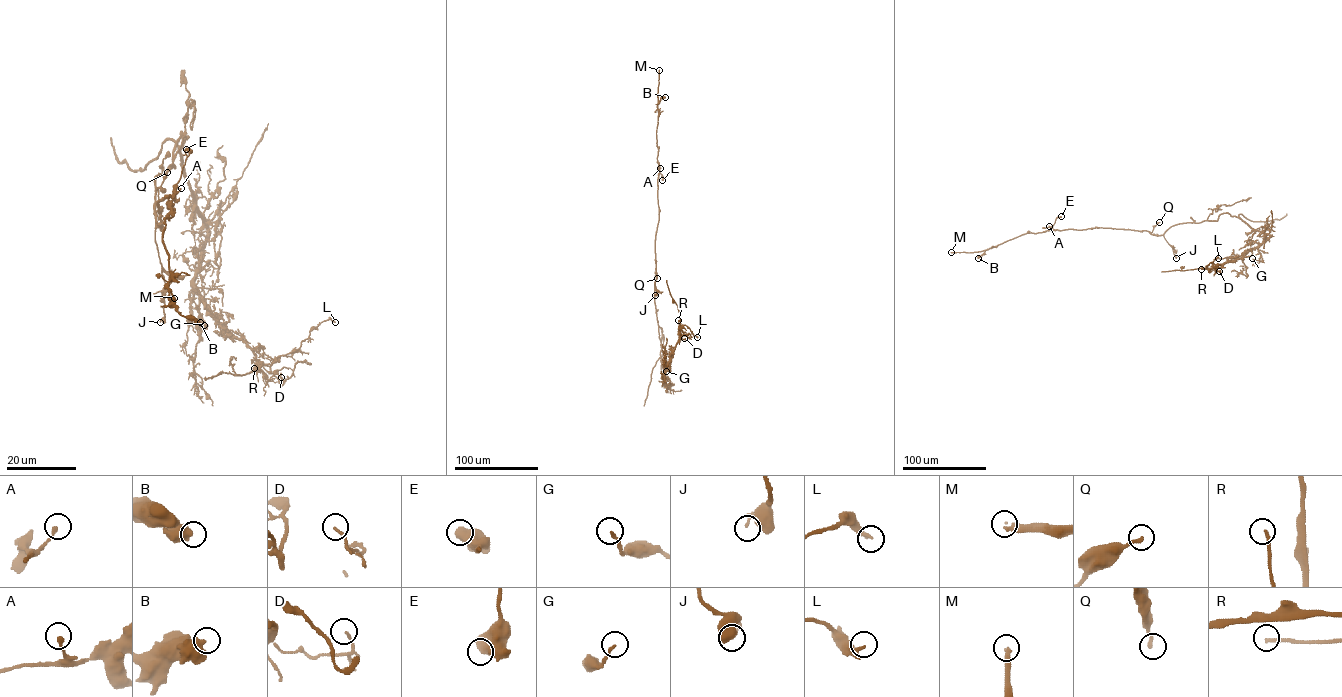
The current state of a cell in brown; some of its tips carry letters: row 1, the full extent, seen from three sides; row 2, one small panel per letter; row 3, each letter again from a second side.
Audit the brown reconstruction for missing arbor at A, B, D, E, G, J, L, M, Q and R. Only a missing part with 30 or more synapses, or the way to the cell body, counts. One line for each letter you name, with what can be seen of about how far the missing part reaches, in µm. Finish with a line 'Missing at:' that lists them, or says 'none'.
M: 400 µm
Missing at: M

